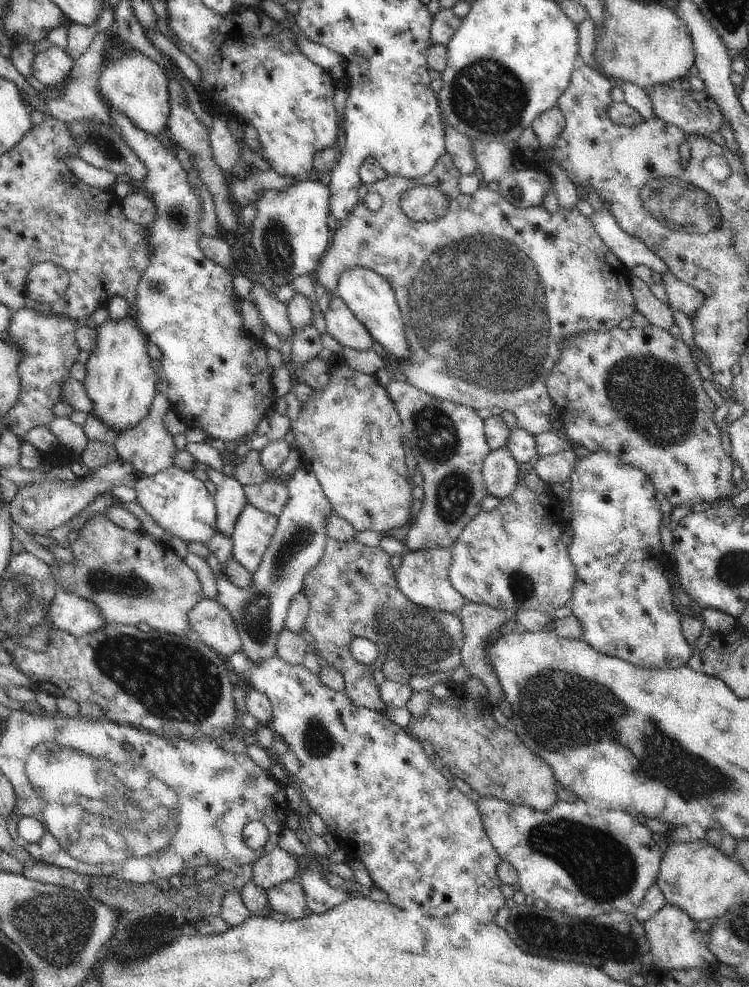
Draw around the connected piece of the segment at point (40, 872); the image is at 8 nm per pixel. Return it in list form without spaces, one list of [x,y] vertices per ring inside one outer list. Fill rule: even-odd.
[[[37,860],[32,868],[26,867],[23,874],[37,881],[65,886],[80,893],[89,890],[89,882],[86,876],[82,876],[82,874],[78,874],[74,870],[46,864],[44,861]]]

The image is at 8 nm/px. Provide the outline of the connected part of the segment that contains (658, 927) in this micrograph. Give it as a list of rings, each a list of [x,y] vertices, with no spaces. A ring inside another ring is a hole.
[[[666,903],[651,919],[645,922],[645,933],[650,943],[649,960],[658,969],[697,969],[716,965],[719,960],[710,952],[707,935],[698,929],[696,921],[678,905]]]

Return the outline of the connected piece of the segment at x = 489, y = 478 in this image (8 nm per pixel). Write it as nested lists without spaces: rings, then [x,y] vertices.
[[[508,447],[493,450],[483,462],[483,479],[488,494],[501,499],[514,492],[516,485],[522,482],[518,476],[519,463]]]

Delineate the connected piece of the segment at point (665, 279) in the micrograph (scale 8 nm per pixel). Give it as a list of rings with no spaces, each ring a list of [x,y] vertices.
[[[668,271],[662,275],[662,283],[669,298],[669,306],[684,312],[692,320],[705,301],[705,294],[686,284]]]

